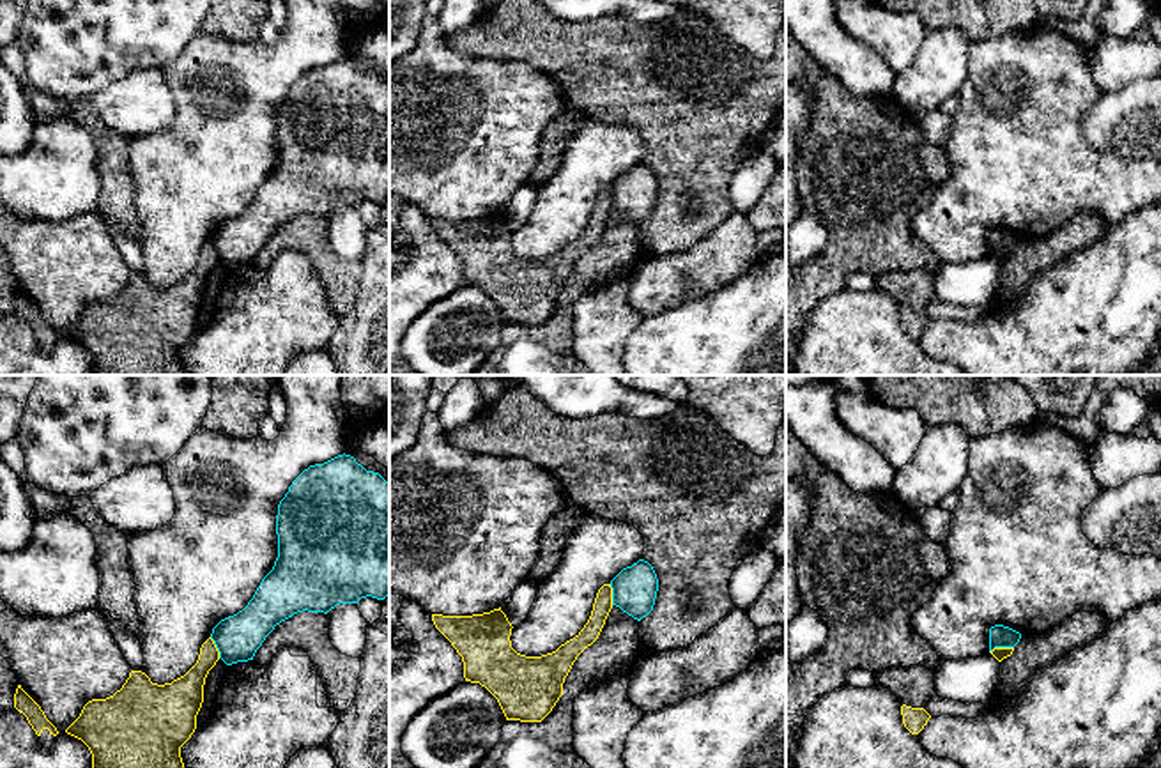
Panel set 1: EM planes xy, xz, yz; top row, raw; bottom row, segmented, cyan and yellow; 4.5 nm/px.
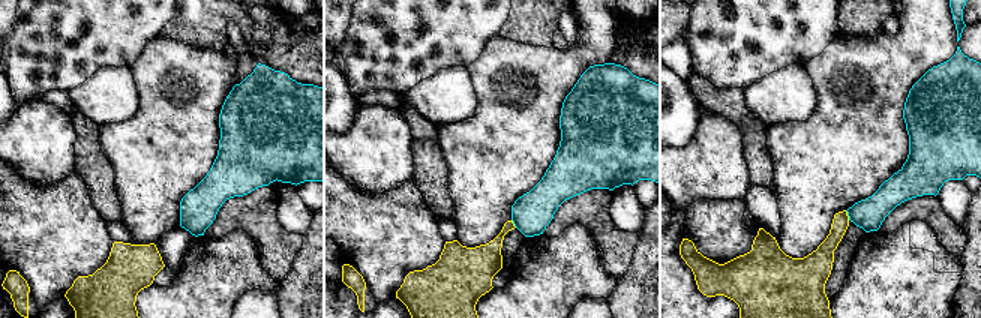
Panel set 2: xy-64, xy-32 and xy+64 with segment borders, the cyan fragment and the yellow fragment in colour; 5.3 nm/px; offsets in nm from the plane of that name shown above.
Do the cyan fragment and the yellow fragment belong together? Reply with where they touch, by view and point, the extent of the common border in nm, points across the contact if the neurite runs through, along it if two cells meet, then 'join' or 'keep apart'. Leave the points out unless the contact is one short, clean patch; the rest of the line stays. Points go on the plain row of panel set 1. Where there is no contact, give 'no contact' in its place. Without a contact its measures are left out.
contact yz (1000, 250); length 110 nm; border yz (1013, 250), (995, 250), (990, 255); keep apart

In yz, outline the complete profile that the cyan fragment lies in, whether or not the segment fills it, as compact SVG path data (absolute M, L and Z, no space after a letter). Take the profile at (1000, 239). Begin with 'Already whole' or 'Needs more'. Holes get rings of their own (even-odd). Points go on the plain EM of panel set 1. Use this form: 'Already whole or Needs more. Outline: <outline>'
Already whole. Outline: M995 228L989 232L989 255L993 255L995 251L1014 251L1019 242L1019 235L1003 228Z

